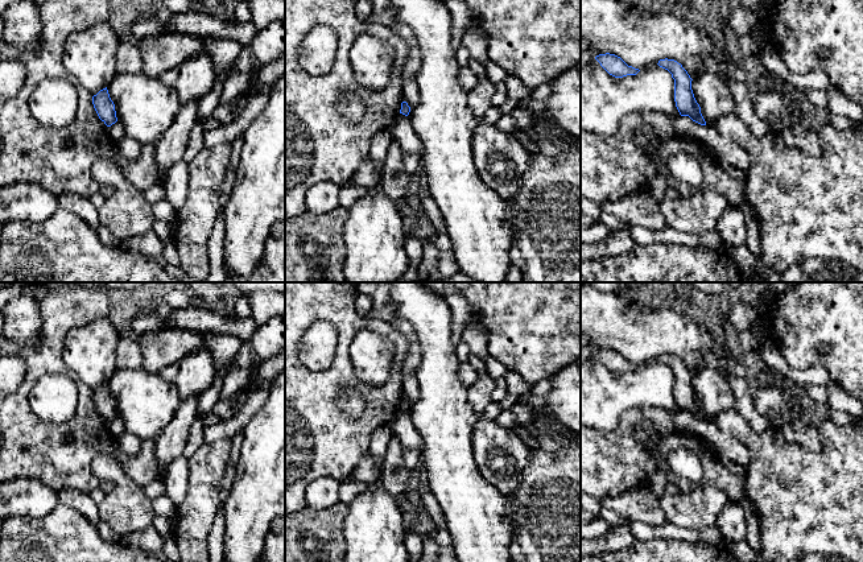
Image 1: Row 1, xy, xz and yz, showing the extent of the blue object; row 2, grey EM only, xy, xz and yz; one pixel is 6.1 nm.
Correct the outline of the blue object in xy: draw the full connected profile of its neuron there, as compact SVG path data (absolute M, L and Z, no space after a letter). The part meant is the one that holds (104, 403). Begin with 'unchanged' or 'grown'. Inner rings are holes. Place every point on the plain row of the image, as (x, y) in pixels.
unchanged; M107 383L100 385L96 390L92 392L92 400L99 414L107 422L111 422L117 417L115 400L110 393Z

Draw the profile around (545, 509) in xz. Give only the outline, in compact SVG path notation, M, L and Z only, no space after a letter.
M537 408L534 413L537 420L530 425L525 425L525 427L528 433L540 439L544 446L538 450L530 450L529 464L524 471L524 479L516 492L507 497L507 517L516 529L508 551L512 562L581 562L581 437L559 425L545 408Z

